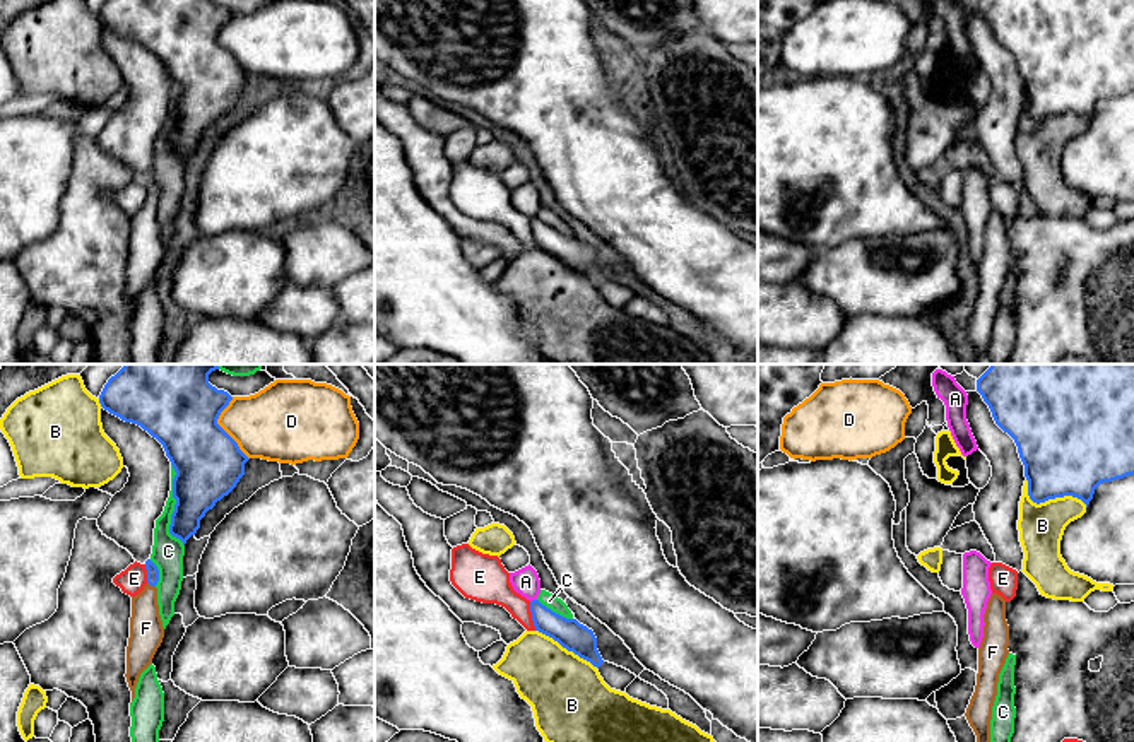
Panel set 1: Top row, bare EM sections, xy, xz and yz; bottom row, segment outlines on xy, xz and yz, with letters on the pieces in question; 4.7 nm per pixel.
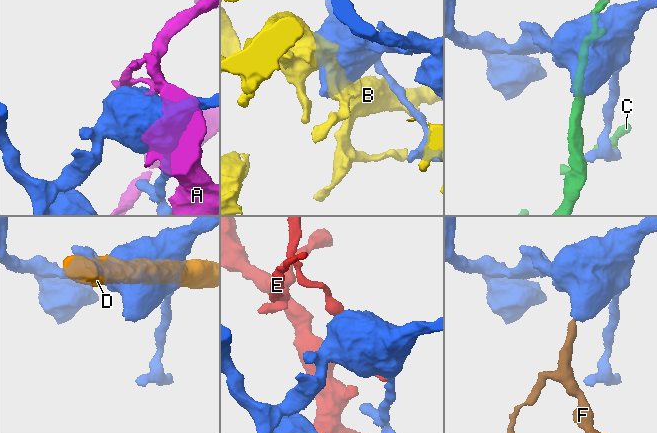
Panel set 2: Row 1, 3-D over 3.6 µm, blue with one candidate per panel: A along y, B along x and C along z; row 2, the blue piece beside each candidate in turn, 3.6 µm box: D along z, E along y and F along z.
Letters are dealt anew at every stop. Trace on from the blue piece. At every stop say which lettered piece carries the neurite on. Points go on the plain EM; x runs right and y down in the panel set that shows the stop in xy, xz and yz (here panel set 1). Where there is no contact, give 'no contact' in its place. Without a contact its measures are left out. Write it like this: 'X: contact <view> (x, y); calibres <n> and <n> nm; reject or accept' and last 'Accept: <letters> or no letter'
A: contact xz (532, 217); calibres 140 and 130 nm; reject
B: contact yz (1049, 115); calibres 440 and 220 nm; reject
C: contact xy (175, 123); calibres 320 and 150 nm; reject
D: contact xy (221, 45); calibres 320 and 340 nm; reject
E: contact xz (532, 233); calibres 140 and 180 nm; reject
F: contact xy (151, 202); calibres 60 and 160 nm; accept
Accept: F

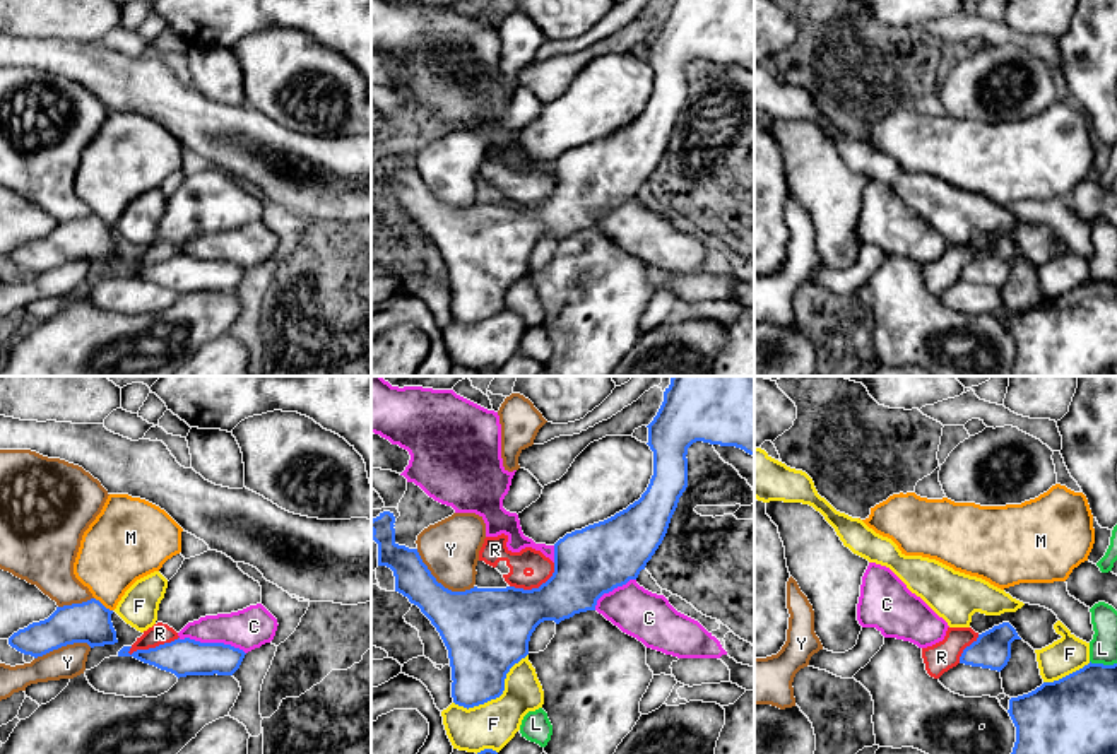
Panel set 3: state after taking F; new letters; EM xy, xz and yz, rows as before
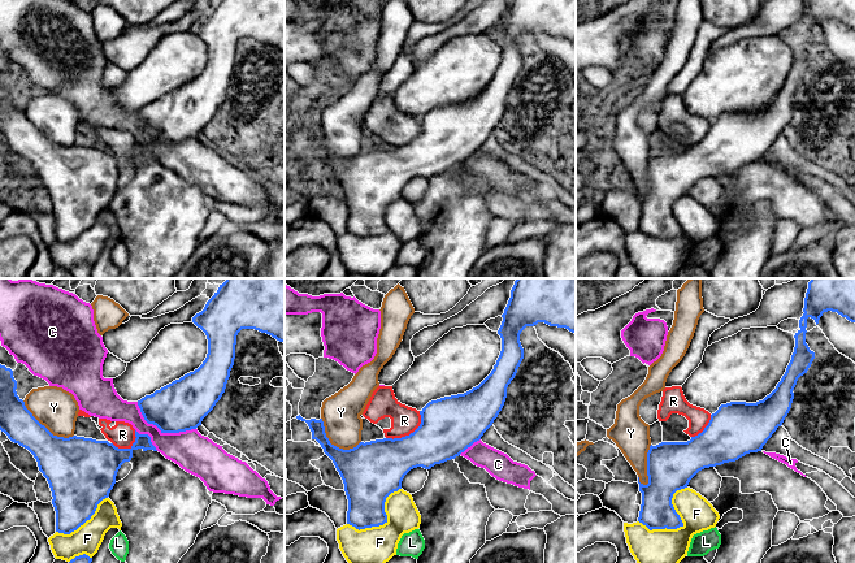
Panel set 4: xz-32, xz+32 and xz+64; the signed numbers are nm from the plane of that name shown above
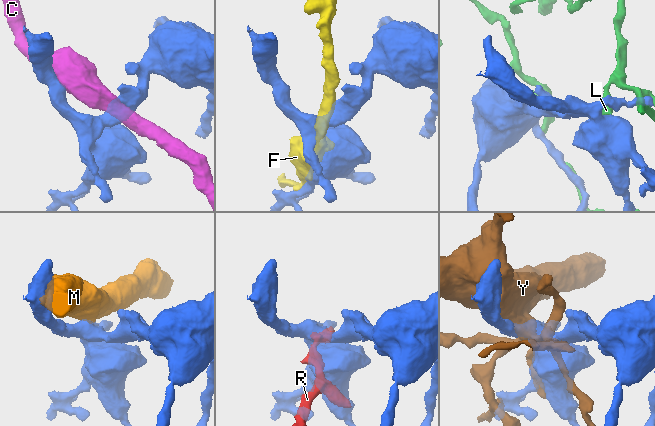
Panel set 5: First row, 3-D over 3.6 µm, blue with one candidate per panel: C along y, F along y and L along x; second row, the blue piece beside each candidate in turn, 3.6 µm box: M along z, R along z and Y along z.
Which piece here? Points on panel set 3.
C: contact xy (212, 260); calibres 180 and 190 nm; reject
F: contact xz (498, 313); calibres 320 and 220 nm; reject
L: contact yz (1102, 281); calibres 360 and 130 nm; reject
M: contact xy (101, 221); calibres 190 and 320 nm; reject
R: contact xy (153, 265); calibres 180 and 100 nm; reject
Y: contact xz (440, 200); calibres 340 and 280 nm; reject
Accept: no letter

